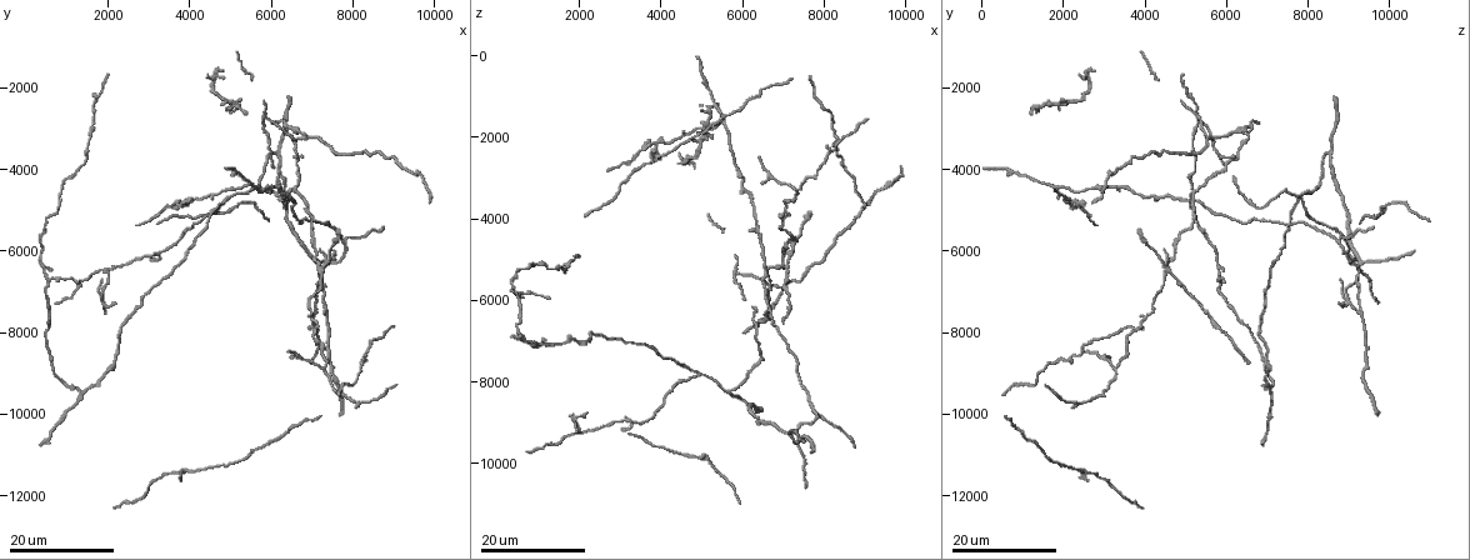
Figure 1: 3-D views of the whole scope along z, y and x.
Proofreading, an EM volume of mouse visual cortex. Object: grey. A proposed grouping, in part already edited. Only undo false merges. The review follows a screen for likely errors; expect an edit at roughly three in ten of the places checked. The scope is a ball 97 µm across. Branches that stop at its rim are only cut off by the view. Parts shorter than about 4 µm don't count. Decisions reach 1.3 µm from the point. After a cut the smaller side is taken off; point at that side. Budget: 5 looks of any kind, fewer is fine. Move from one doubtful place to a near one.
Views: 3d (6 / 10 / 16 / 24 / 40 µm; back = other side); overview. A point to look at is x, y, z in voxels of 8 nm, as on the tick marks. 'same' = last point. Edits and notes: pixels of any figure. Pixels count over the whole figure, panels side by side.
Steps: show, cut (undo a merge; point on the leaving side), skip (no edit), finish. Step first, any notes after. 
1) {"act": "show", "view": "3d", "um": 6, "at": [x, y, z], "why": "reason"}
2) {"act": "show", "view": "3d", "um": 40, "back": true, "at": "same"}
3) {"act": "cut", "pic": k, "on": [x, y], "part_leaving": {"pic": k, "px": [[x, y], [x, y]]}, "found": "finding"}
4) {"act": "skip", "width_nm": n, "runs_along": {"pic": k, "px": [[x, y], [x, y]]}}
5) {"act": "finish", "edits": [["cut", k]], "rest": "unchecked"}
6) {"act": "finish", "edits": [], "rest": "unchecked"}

{"act": "show", "view": "3d", "um": 16, "at": [5800, 2850, 5350]}

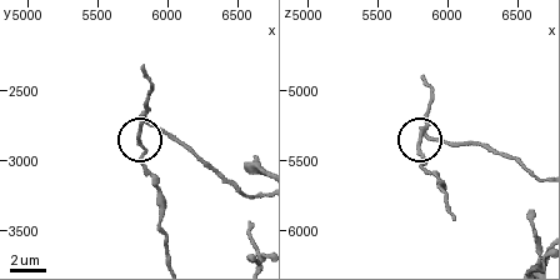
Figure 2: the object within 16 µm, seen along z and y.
{"act": "show", "view": "3d", "um": 6, "at": [5820, 2780, 5340], "why": "zoom in"}

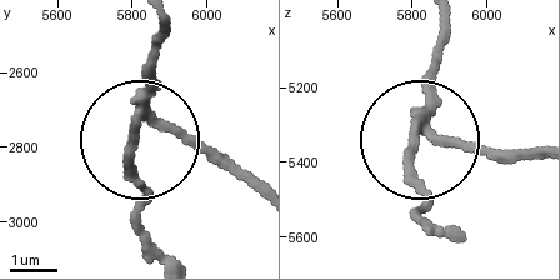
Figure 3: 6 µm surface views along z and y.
{"act": "cut", "pic": 3, "on": [190, 143], "part_leaving": {"pic": 3, "px": [[144, 104], [259, 179]]}, "found": "a second cell is stuck on"}

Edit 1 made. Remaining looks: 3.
{"act": "show", "view": "overview", "why": "redraw"}

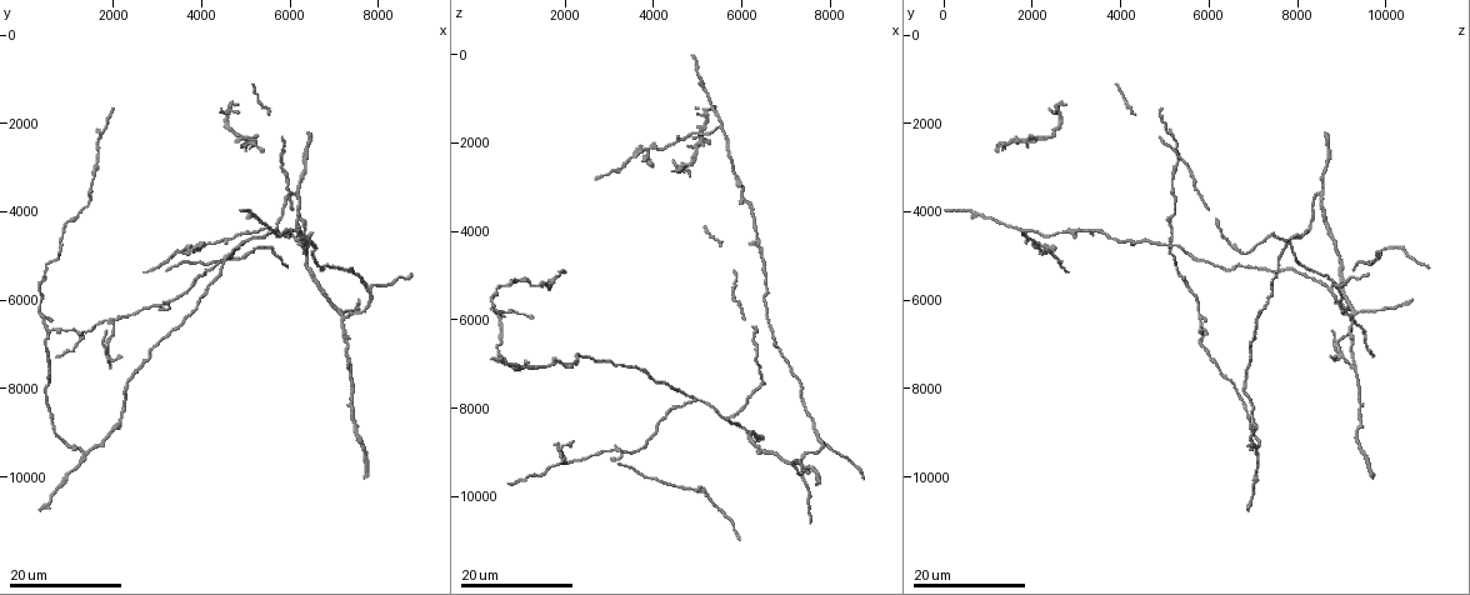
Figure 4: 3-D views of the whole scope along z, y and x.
{"act": "show", "view": "3d", "um": 24, "at": [6450, 4500, 7350]}

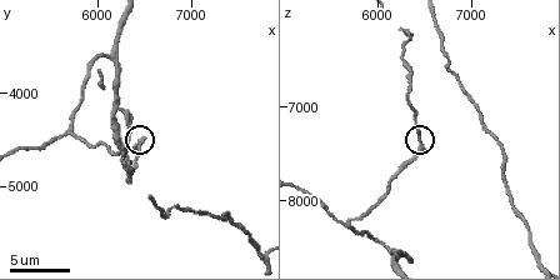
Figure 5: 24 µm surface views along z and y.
{"act": "show", "view": "3d", "um": 10, "at": [6450, 4550, 7350]}

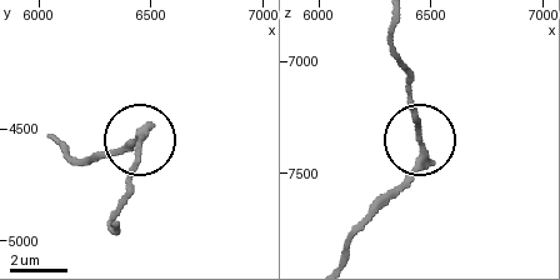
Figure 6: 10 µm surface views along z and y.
{"act": "skip", "width_nm": 200, "runs_along": {"pic": 6, "px": [[55, 144], [73, 159], [99, 159], [141, 138], [128, 199]]}, "found": "continuous, no second cell"}

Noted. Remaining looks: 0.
{"act": "finish", "edits": [["cut", 3]], "rest": "unchecked"}

